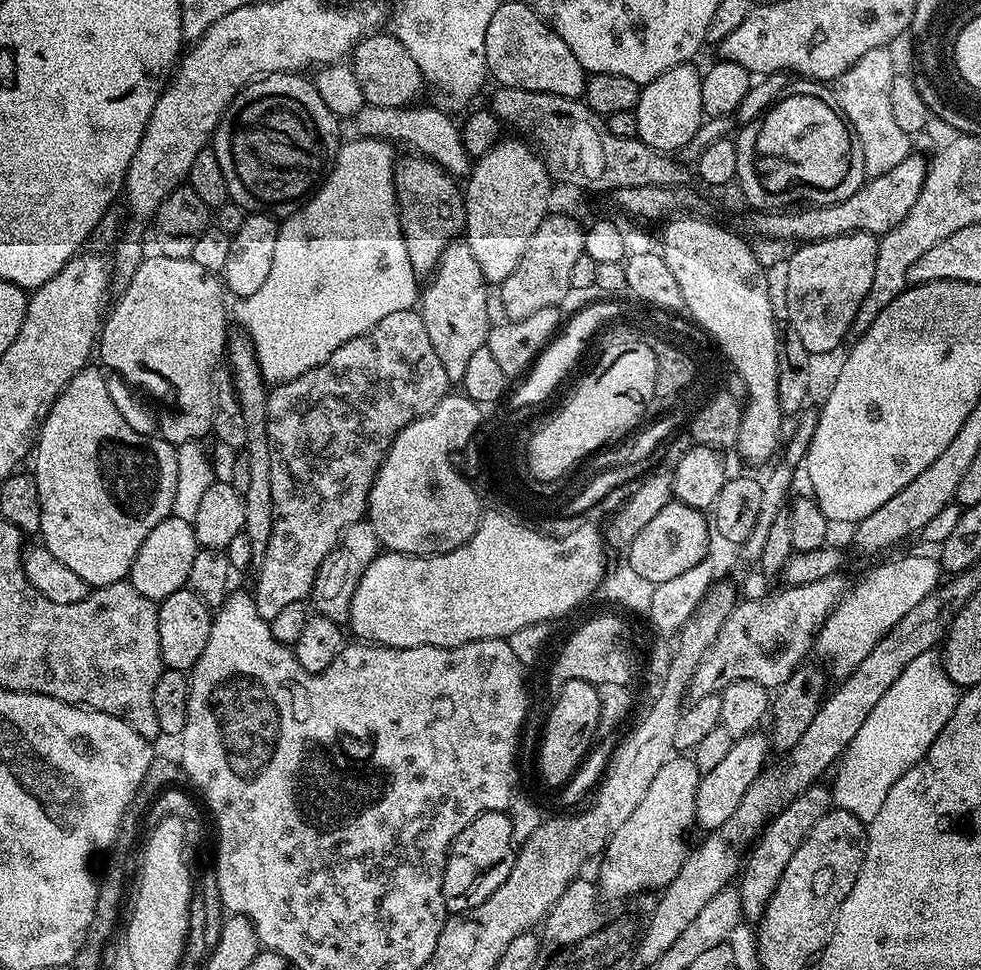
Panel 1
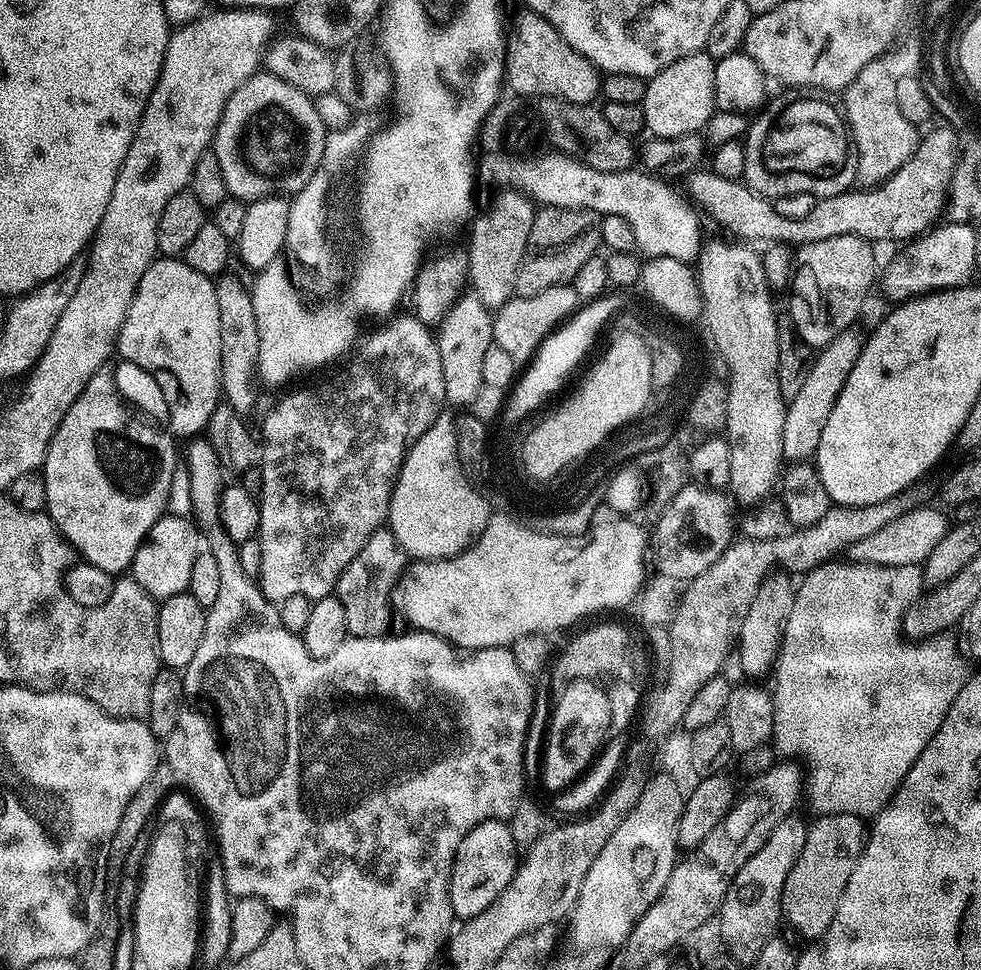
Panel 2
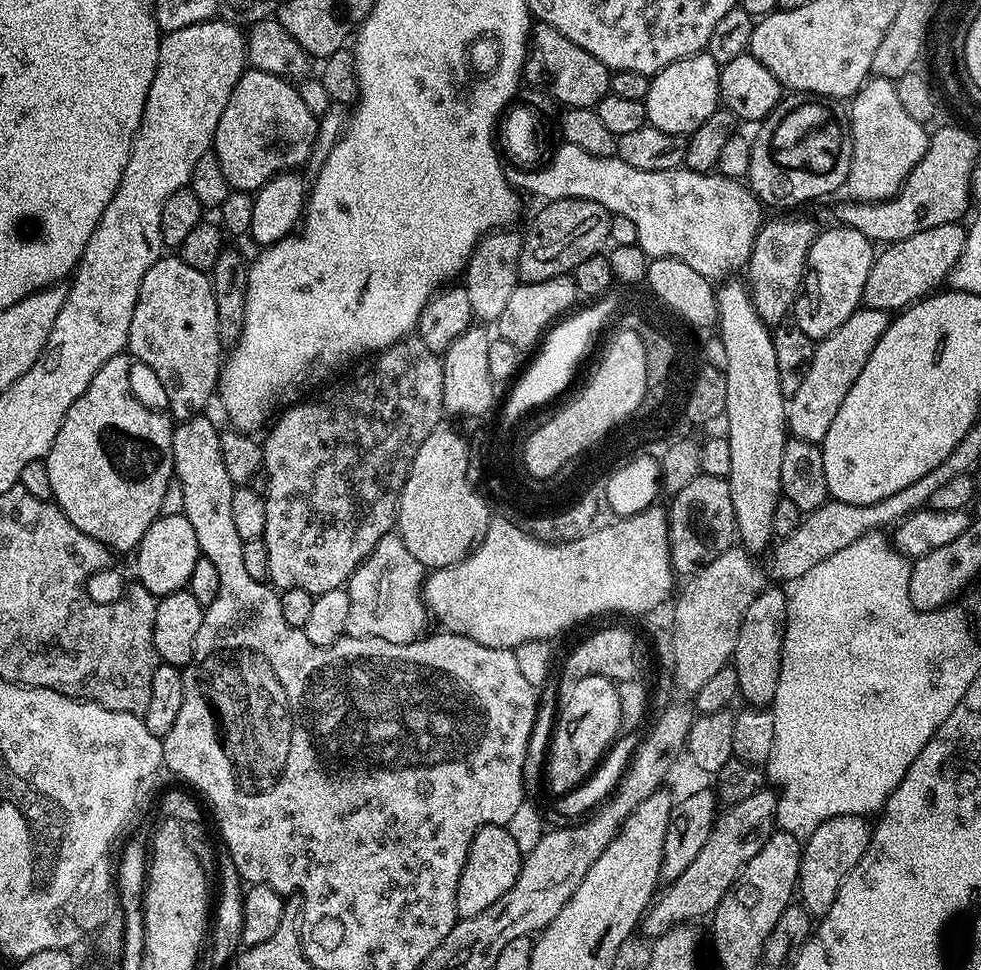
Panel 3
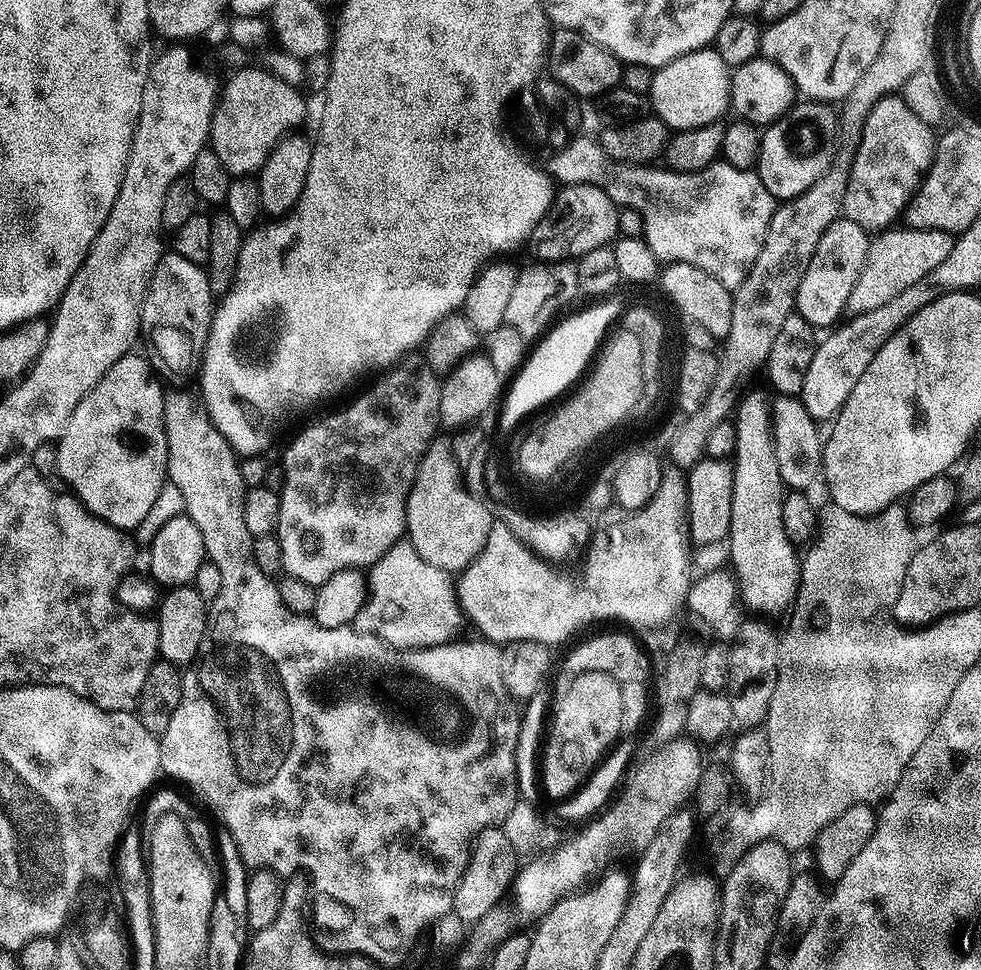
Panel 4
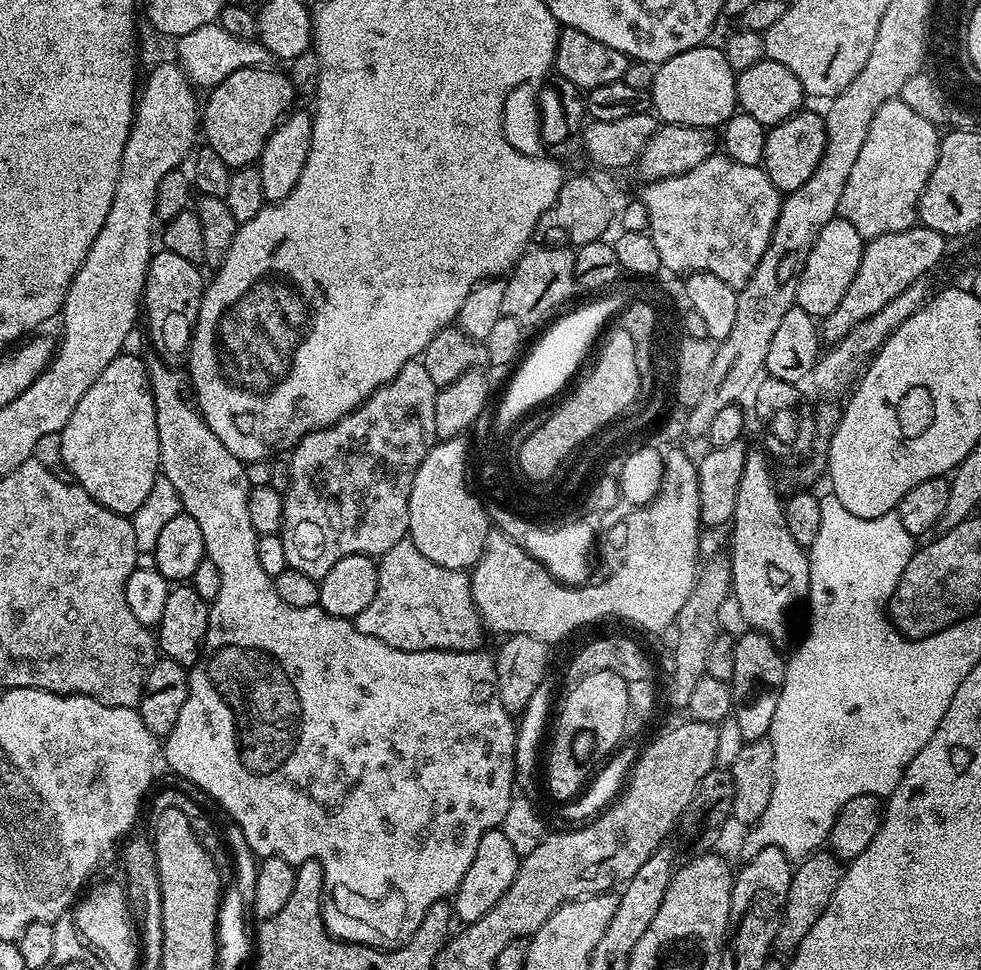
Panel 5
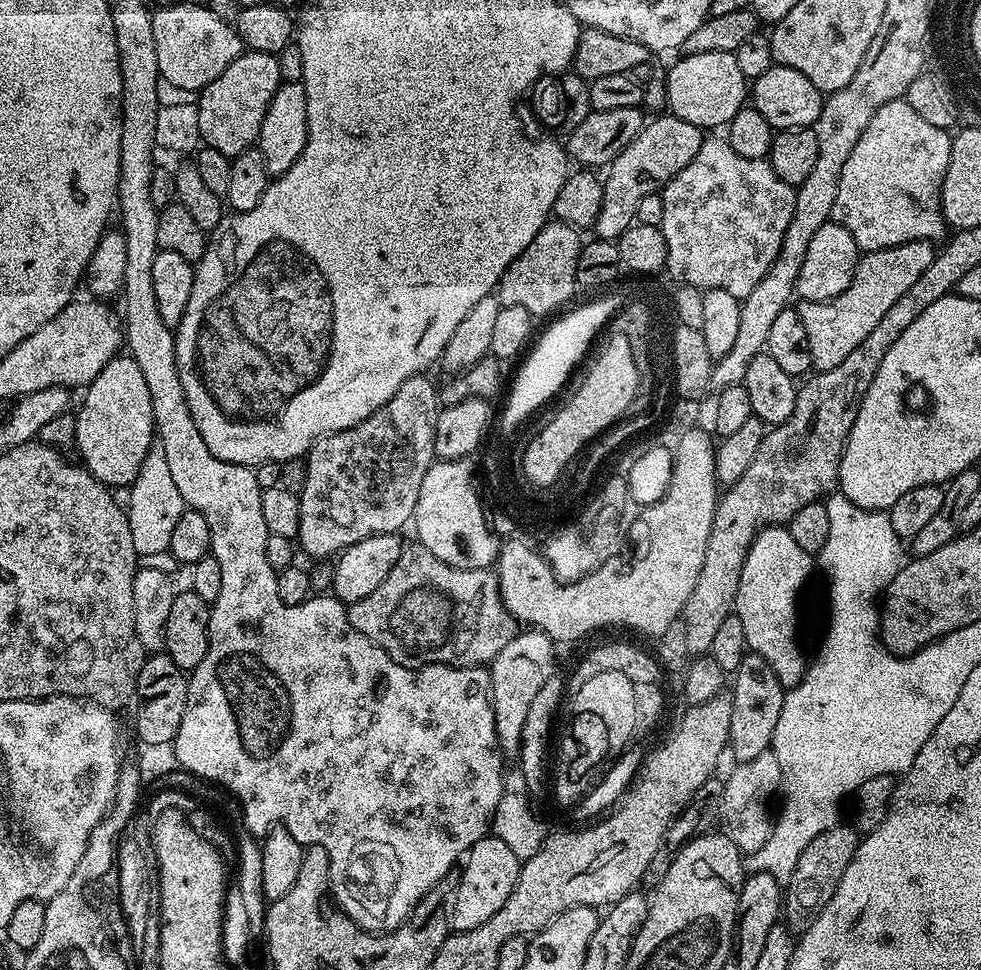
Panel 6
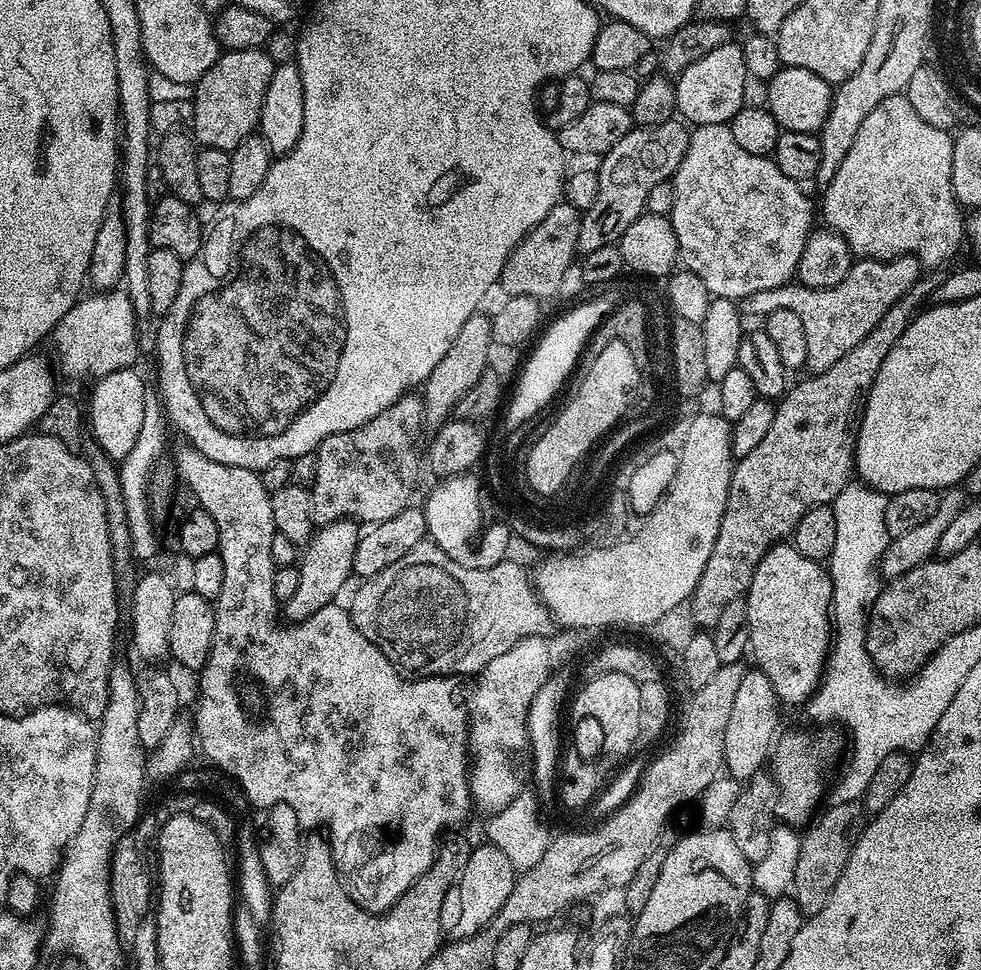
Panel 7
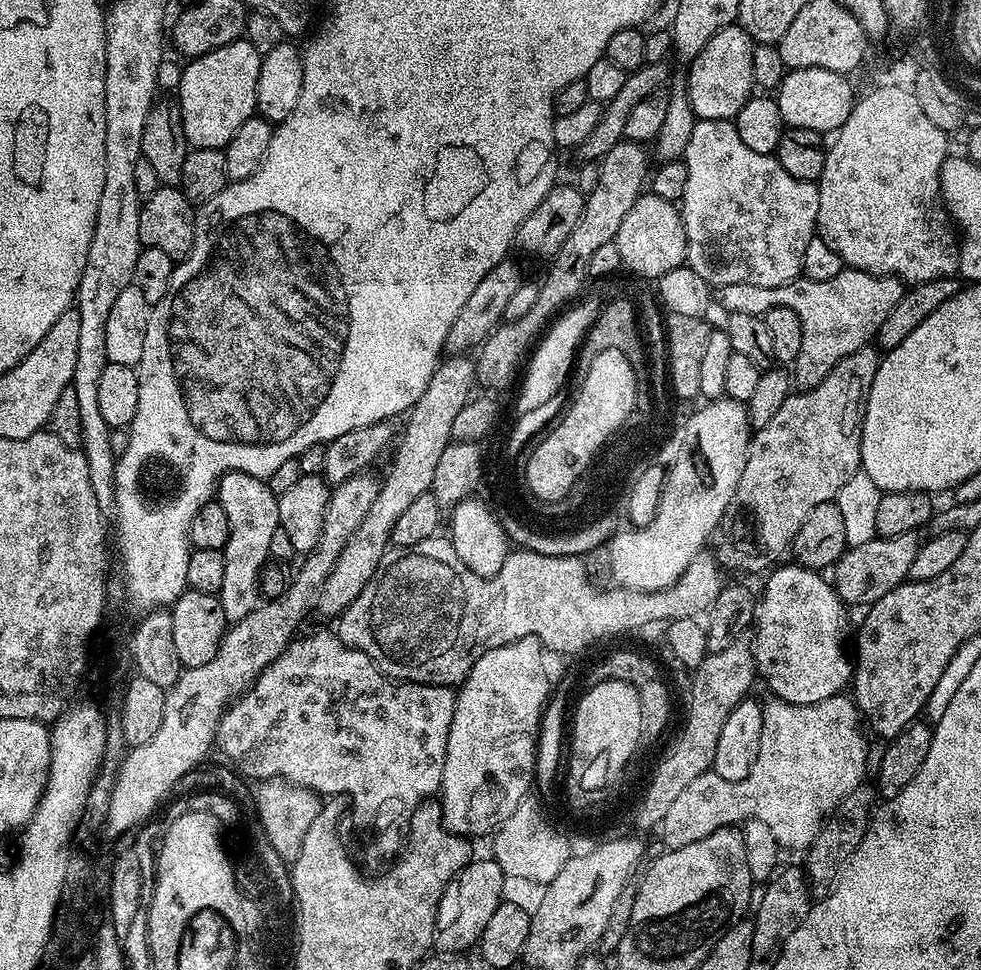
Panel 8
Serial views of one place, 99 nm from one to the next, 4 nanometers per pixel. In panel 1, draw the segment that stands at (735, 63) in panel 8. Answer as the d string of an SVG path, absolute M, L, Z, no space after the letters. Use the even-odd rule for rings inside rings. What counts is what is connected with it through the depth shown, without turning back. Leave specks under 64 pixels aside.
M692 62L675 64L673 68L641 87L635 114L638 122L638 139L646 146L665 154L676 154L682 146L686 146L686 142L690 142L690 138L694 138L694 134L698 134L706 117L702 110L702 82L700 81L702 72L699 67L696 69L696 66Z

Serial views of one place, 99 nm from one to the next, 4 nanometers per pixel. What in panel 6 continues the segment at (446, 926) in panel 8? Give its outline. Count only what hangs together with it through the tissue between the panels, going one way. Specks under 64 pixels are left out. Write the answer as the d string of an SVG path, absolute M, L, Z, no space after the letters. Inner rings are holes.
M485 834L463 857L459 869L460 881L456 884L456 897L450 900L450 928L452 932L474 930L474 926L482 926L486 918L498 914L502 910L502 902L510 898L510 890L518 882L522 861L515 857L502 838L493 834Z

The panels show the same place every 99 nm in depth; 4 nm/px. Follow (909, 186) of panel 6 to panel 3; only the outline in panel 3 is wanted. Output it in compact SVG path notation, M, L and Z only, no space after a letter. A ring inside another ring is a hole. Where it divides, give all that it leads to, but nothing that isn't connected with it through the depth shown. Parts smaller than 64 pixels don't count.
M869 79L864 87L851 97L850 116L851 112L852 161L846 185L847 199L861 204L876 204L879 200L889 200L906 182L910 170L914 170L916 163L926 154L930 135L929 129L925 125L919 124L914 118L910 118L910 114L906 114L902 102L898 99L896 85L890 80Z

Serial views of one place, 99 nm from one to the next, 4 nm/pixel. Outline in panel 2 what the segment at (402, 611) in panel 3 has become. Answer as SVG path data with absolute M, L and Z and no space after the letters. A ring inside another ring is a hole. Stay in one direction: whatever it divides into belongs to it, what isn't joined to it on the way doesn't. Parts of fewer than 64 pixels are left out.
M382 526L366 538L366 544L362 546L362 550L354 554L354 562L350 562L346 570L342 570L334 593L336 599L342 602L342 610L346 610L346 626L349 636L382 636L389 631L390 595L405 566L406 553L394 538L391 528Z

